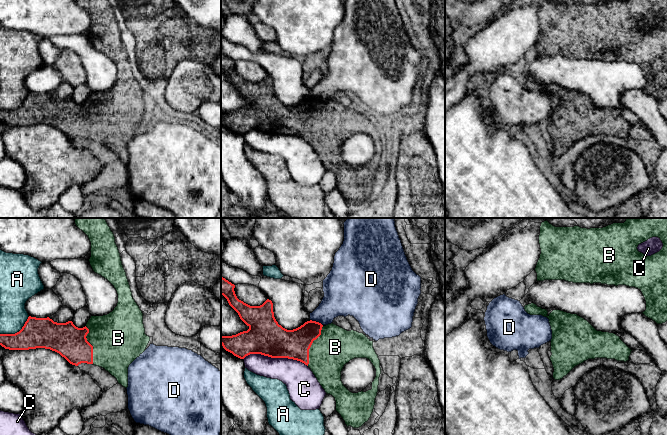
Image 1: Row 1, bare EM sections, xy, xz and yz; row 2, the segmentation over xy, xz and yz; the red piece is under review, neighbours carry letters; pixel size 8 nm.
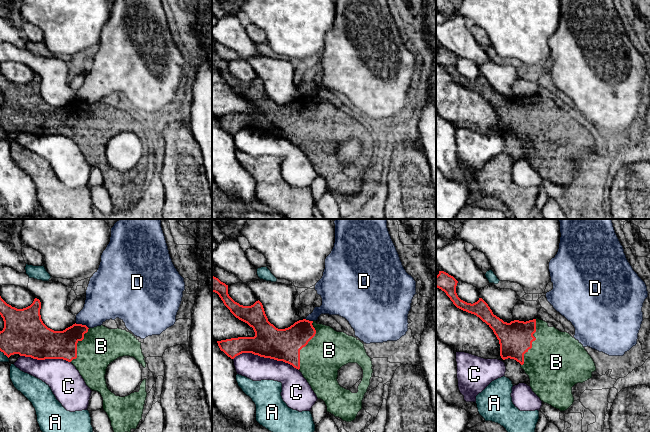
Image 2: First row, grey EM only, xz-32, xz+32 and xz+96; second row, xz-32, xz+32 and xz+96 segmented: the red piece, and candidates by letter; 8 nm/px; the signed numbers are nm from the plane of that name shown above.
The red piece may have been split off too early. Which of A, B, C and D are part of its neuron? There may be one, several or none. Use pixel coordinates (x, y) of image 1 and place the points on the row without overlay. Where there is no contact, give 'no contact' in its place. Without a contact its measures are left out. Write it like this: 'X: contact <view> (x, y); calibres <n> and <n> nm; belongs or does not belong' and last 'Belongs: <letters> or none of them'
A: contact xy (17, 108); calibres 240 and 220 nm; does not belong
B: contact xz (310, 122); calibres 240 and 320 nm; belongs
C: contact xz (275, 133); calibres 300 and 240 nm; does not belong
D: contact xz (316, 98); calibres 240 and 240 nm; does not belong
Belongs: B

